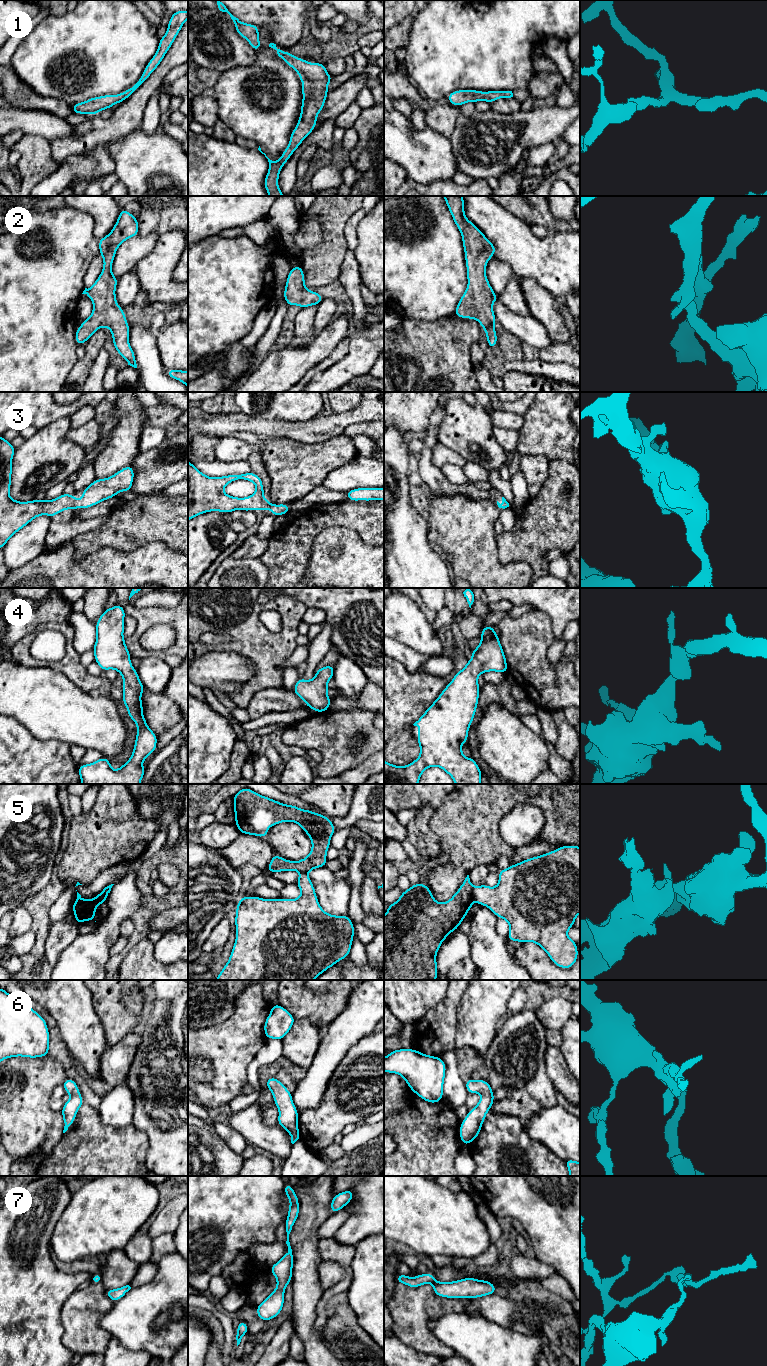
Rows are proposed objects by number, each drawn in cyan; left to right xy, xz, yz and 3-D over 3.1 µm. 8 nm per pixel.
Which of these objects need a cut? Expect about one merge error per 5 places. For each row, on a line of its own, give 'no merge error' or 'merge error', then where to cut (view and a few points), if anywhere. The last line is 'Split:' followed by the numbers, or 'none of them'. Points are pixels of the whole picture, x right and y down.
1: no merge error; cut none
2: no merge error; cut none
3: no merge error; cut none
4: no merge error; cut none
5: merge error; cut xy (100, 893), (99, 898), (105, 902)
6: no merge error; cut none
7: no merge error; cut none
Split: 5

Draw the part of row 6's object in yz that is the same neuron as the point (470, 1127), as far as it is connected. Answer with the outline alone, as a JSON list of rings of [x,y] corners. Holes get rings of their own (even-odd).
[[[468,1079],[465,1081],[465,1087],[469,1094],[480,1093],[482,1095],[478,1104],[467,1113],[465,1119],[460,1123],[459,1136],[464,1146],[467,1146],[480,1134],[486,1114],[494,1103],[494,1092],[489,1082],[482,1079]]]

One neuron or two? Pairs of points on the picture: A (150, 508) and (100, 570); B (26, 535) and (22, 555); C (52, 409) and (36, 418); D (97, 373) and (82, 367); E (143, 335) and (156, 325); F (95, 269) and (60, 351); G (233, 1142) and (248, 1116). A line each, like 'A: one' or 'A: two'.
A: two
B: one
C: one
D: two
E: two
F: two
G: two

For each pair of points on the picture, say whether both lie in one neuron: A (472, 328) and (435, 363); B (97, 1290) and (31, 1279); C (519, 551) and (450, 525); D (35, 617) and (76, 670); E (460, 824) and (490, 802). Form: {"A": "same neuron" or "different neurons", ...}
{"A": "same neuron", "B": "different neurons", "C": "different neurons", "D": "different neurons", "E": "same neuron"}

